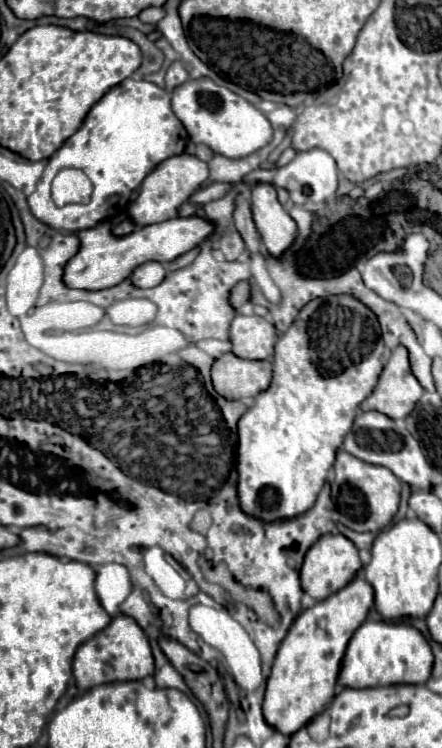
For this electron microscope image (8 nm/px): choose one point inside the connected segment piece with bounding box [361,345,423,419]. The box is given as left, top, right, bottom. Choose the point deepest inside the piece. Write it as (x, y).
(397, 392)

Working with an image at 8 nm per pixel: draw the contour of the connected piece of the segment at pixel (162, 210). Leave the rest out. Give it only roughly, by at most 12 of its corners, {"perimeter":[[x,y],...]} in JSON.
{"perimeter":[[175,155],[145,177],[137,229],[179,215],[207,181],[207,163]]}

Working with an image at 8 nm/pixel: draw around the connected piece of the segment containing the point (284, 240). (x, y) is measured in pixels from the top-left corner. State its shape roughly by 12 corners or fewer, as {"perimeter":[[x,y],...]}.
{"perimeter":[[273,185],[251,187],[251,211],[269,257],[281,259],[297,225]]}

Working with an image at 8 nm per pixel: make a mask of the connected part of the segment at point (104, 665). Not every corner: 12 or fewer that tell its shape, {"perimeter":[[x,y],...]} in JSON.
{"perimeter":[[127,615],[77,649],[83,691],[153,675],[149,639]]}

